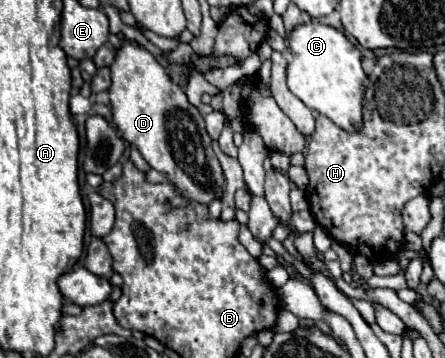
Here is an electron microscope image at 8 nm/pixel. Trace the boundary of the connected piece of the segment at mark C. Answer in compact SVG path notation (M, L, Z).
M320 22L298 24L290 34L288 46L292 50L292 60L288 62L286 78L292 94L308 108L328 116L336 126L350 132L360 128L360 102L366 82L366 74L360 66L360 50L340 30Z

